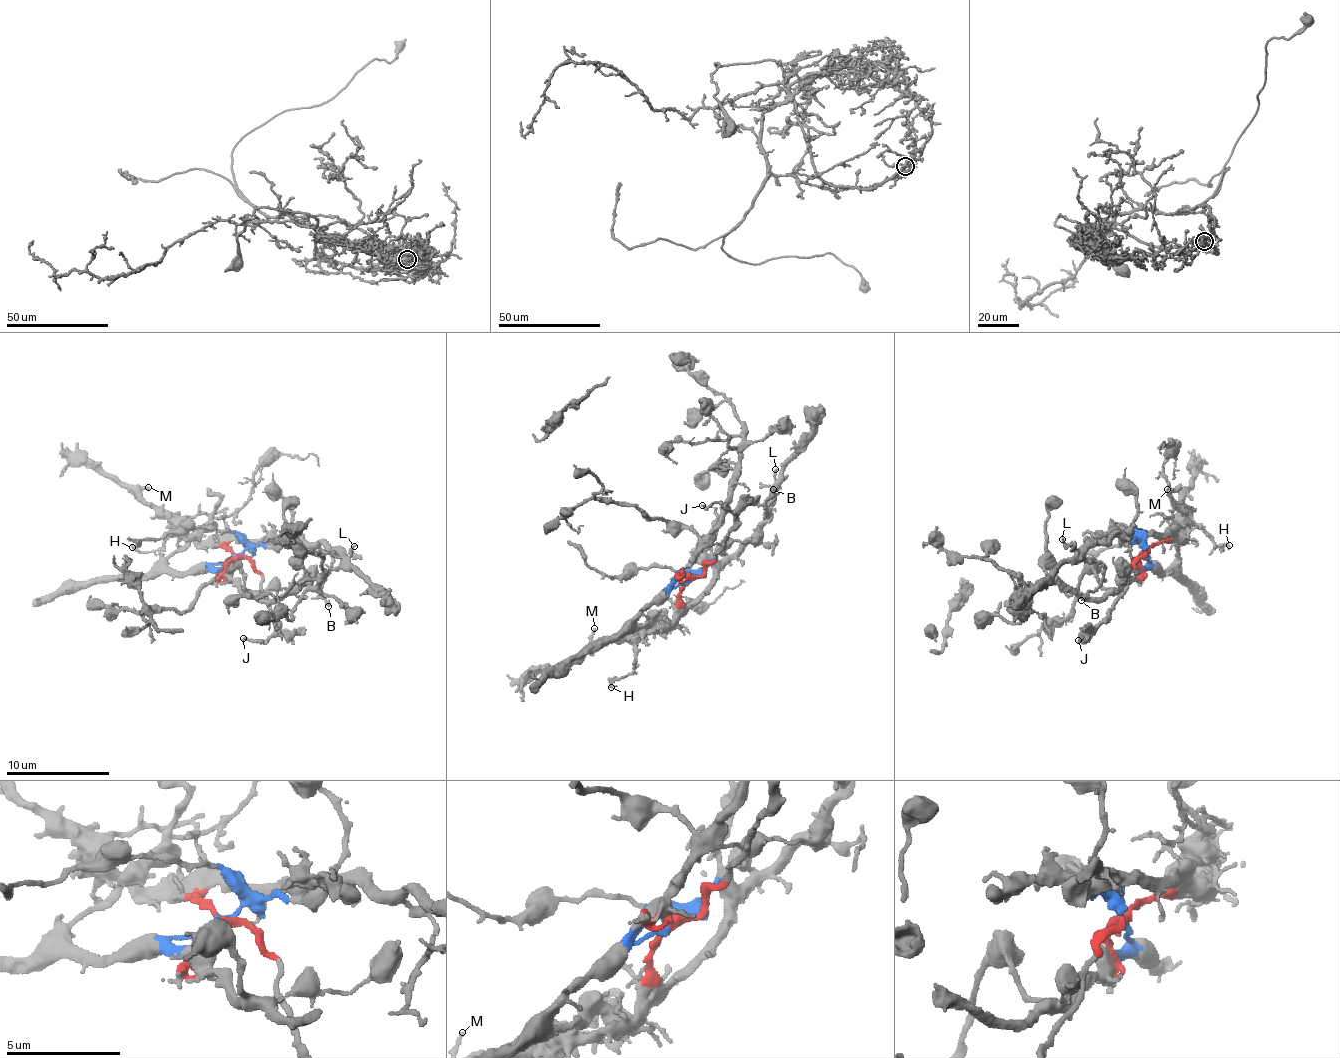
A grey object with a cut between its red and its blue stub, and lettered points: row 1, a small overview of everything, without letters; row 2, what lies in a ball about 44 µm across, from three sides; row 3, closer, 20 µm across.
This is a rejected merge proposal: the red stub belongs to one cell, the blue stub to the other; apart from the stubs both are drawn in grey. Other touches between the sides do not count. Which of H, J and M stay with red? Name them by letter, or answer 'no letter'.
H, J, M

